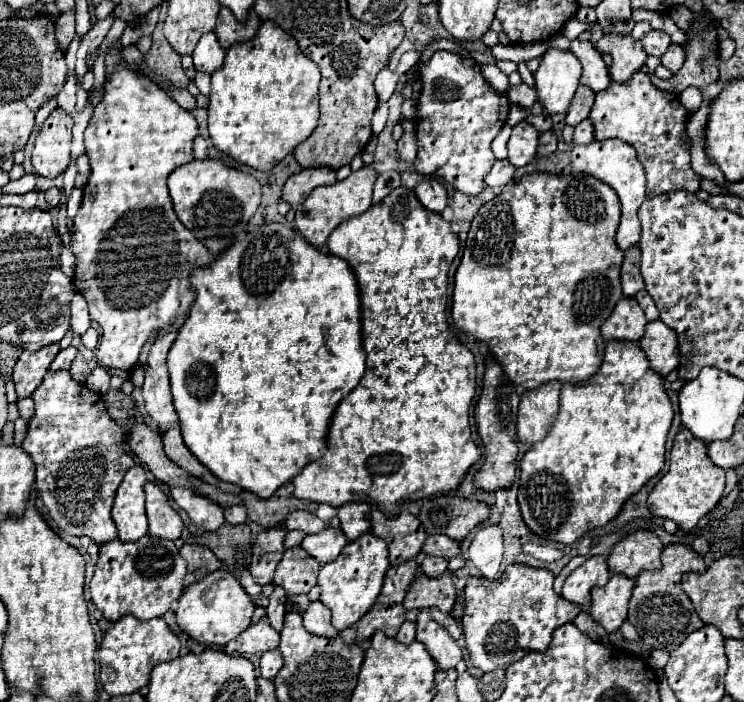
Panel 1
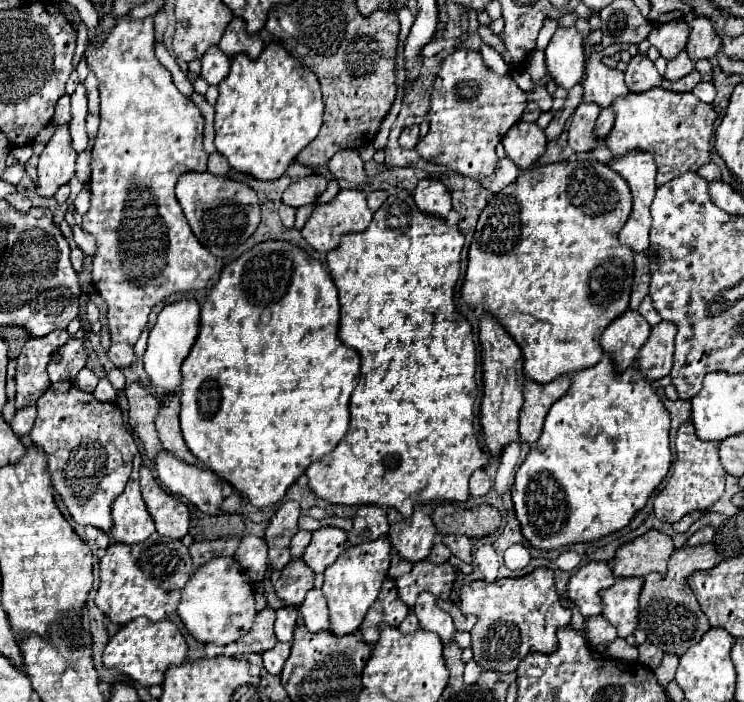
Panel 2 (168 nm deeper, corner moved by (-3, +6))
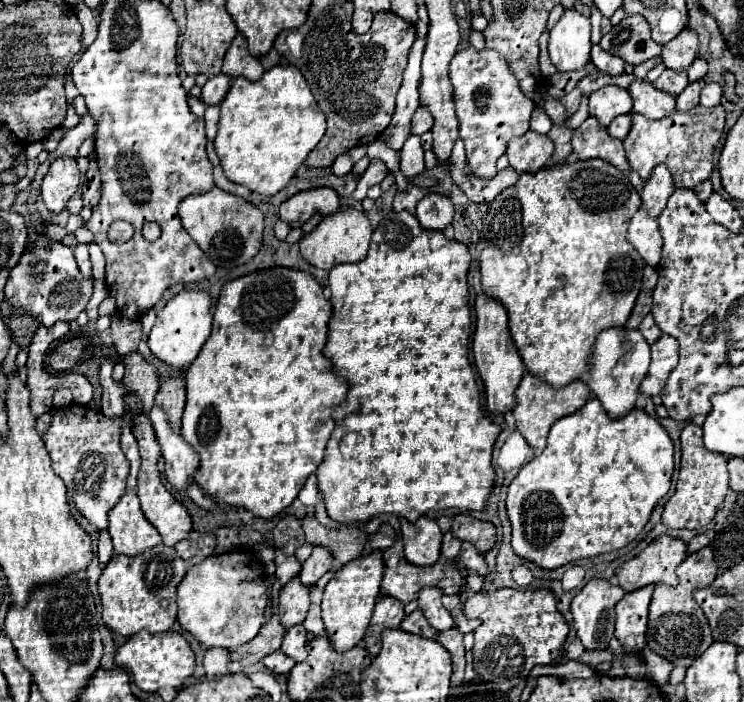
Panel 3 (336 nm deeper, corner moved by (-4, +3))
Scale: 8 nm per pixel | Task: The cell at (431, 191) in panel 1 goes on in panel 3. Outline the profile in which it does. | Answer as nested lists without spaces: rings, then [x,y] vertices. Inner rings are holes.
[[[428,193],[416,205],[416,219],[424,229],[442,231],[446,225],[452,223],[454,205],[448,197],[438,193]]]

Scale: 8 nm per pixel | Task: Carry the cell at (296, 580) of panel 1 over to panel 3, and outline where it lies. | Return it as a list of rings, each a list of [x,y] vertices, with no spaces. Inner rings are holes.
[[[292,579],[288,585],[282,587],[280,593],[280,607],[278,607],[278,615],[282,619],[282,625],[286,629],[304,623],[306,613],[308,613],[308,587],[300,583],[300,579]]]

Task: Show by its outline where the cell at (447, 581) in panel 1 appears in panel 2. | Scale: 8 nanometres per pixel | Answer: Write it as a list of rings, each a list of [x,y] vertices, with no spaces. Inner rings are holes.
[[[393,554],[389,576],[397,584],[399,598],[407,606],[413,606],[417,600],[417,594],[425,590],[441,600],[447,600],[453,588],[455,570],[449,562],[439,564],[439,566],[427,560],[407,562],[407,560],[401,560],[397,554]]]

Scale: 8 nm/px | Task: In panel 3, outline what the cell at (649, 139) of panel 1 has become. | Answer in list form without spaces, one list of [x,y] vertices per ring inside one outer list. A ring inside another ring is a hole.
[[[702,105],[694,107],[694,111],[674,111],[666,119],[646,119],[642,115],[632,115],[632,129],[628,137],[624,139],[624,149],[628,155],[628,161],[632,169],[642,177],[648,179],[656,165],[664,163],[674,175],[676,187],[680,189],[692,189],[700,181],[710,179],[710,173],[714,169],[714,149],[724,133],[726,123],[726,111],[722,105],[706,109]]]

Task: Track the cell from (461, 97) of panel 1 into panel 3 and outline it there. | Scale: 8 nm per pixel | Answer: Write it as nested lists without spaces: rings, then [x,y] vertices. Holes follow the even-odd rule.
[[[468,47],[456,53],[450,63],[450,79],[454,85],[460,139],[466,145],[468,165],[472,167],[474,175],[490,179],[496,175],[496,161],[506,153],[508,141],[528,131],[534,101],[520,91],[520,83],[510,71],[504,55],[494,49],[476,51],[474,47]]]

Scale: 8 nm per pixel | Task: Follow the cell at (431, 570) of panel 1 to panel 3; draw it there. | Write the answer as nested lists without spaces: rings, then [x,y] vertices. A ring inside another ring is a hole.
[[[450,531],[444,535],[444,541],[442,541],[442,555],[446,557],[446,559],[454,559],[456,555],[458,555],[458,551],[460,551],[460,545],[462,545],[462,541],[460,539],[456,539]]]

